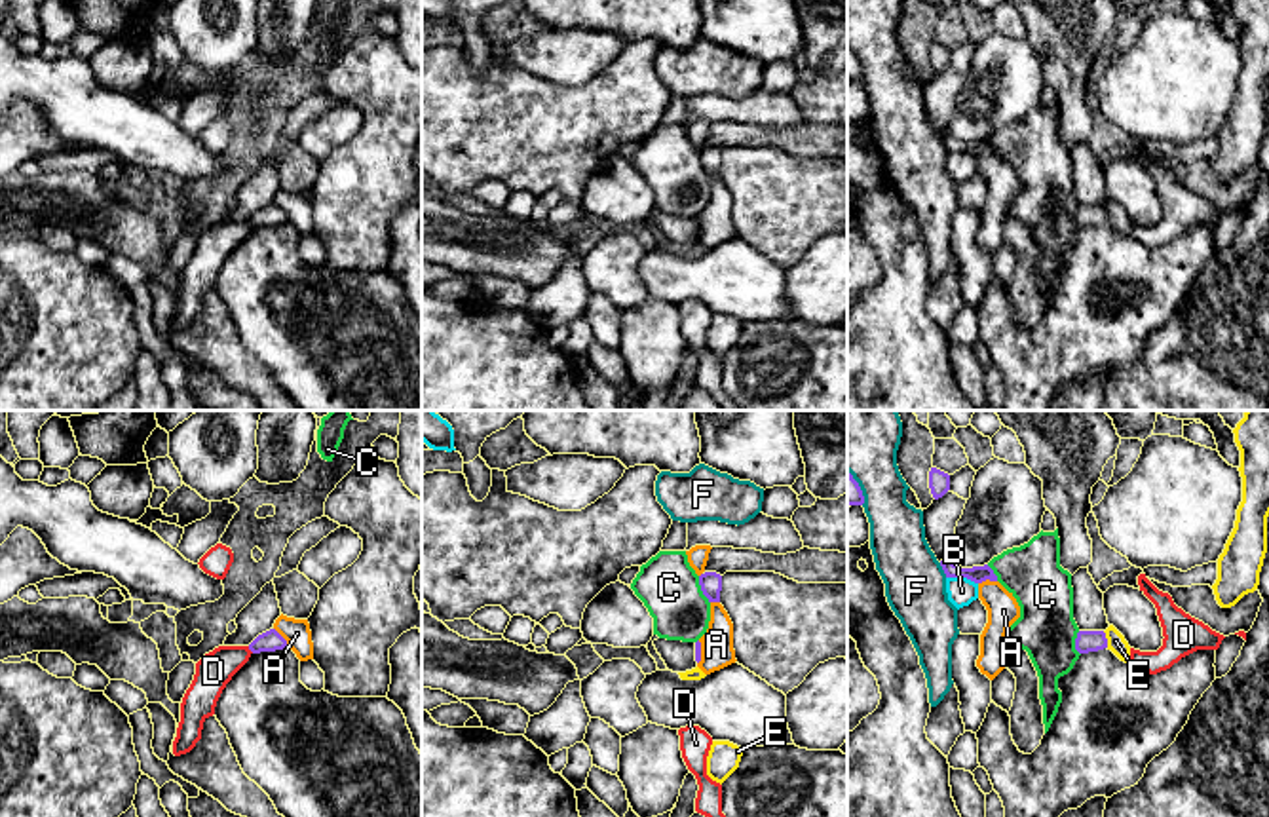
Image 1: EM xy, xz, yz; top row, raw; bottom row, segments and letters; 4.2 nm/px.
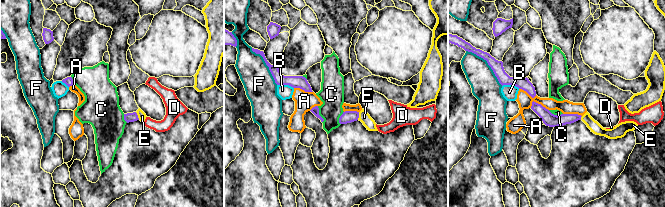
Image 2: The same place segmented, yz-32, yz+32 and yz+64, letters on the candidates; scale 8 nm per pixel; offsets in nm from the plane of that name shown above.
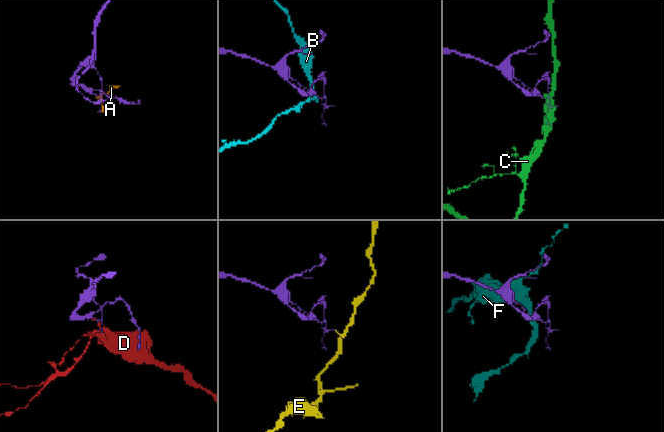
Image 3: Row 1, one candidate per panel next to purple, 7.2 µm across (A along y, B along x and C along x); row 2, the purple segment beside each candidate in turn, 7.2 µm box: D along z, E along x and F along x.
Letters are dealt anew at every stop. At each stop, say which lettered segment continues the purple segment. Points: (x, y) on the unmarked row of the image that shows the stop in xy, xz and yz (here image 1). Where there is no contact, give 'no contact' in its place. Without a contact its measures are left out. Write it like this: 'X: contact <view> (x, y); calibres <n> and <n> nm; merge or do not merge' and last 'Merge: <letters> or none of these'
A: contact xy (282, 211); calibres 90 and 120 nm; merge
B: contact yz (962, 151); calibres 70 and 120 nm; do not merge
C: contact xz (701, 164); calibres 100 and 260 nm; do not merge
D: contact xy (251, 225); calibres 90 and 160 nm; do not merge
E: contact yz (1106, 213); calibres 100 and 80 nm; do not merge
F: contact yz (943, 143); calibres 70 and 260 nm; do not merge
Merge: A

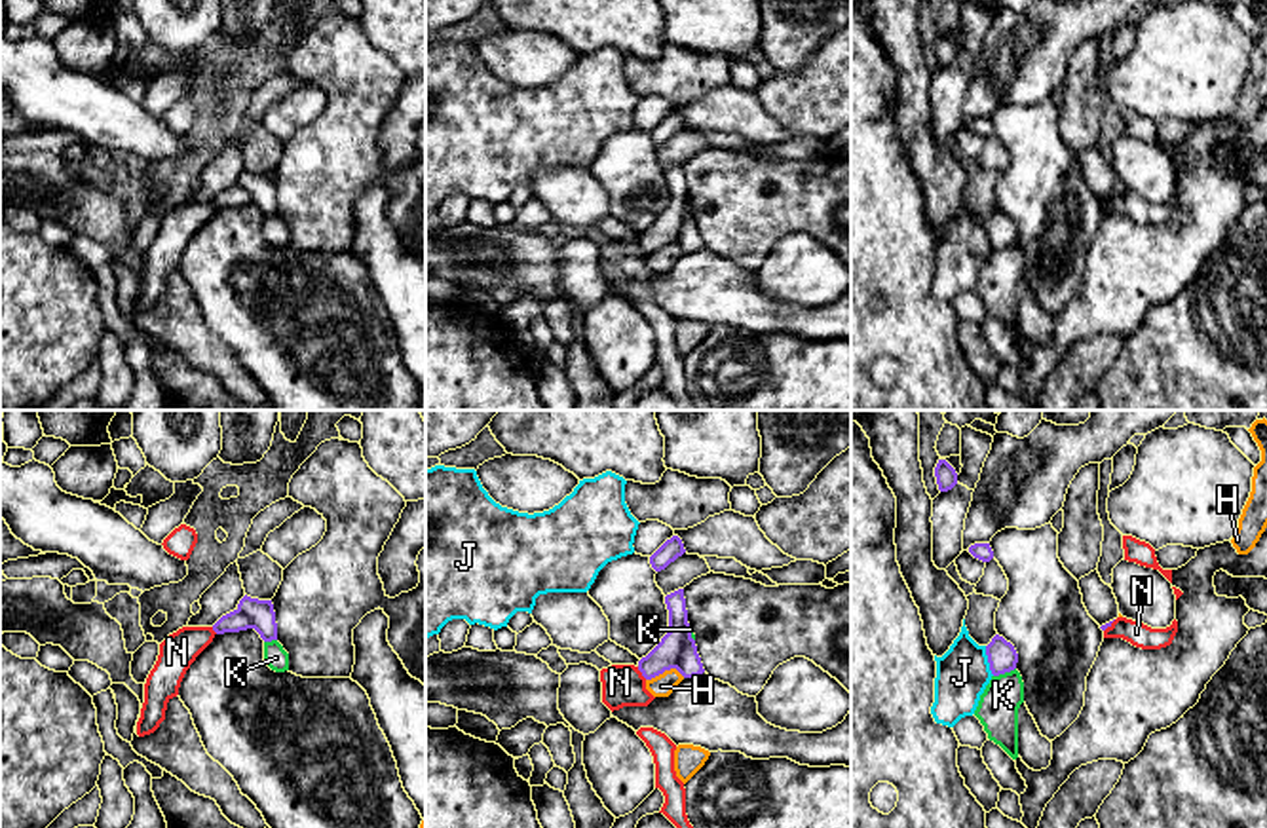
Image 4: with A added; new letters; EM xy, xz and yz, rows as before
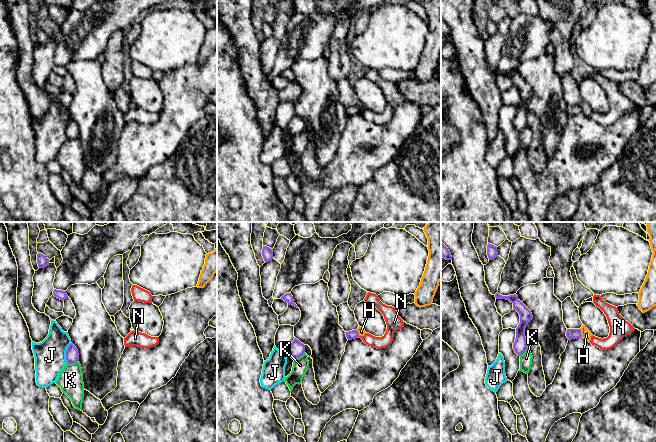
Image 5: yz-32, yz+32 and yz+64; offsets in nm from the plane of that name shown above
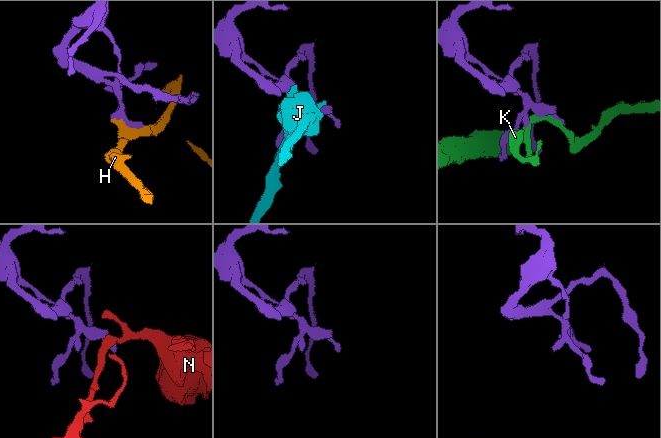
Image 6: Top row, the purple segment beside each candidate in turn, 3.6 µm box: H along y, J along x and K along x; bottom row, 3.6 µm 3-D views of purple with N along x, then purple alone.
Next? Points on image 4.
H: contact xz (665, 244); calibres 160 and 100 nm; do not merge
J: contact yz (988, 236); calibres 130 and 220 nm; do not merge
K: contact yz (1003, 247); calibres 130 and 180 nm; do not merge
N: contact xz (641, 245); calibres 160 and 180 nm; do not merge
Merge: none of these

